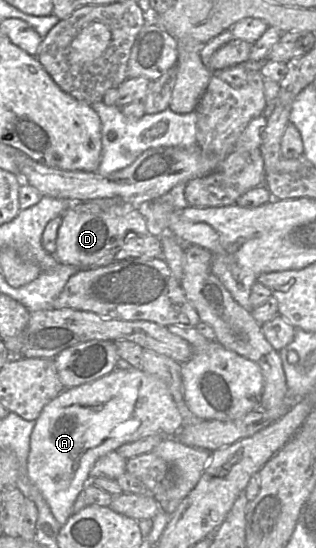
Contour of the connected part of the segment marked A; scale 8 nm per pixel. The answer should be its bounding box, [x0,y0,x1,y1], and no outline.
[27,367,182,526]

